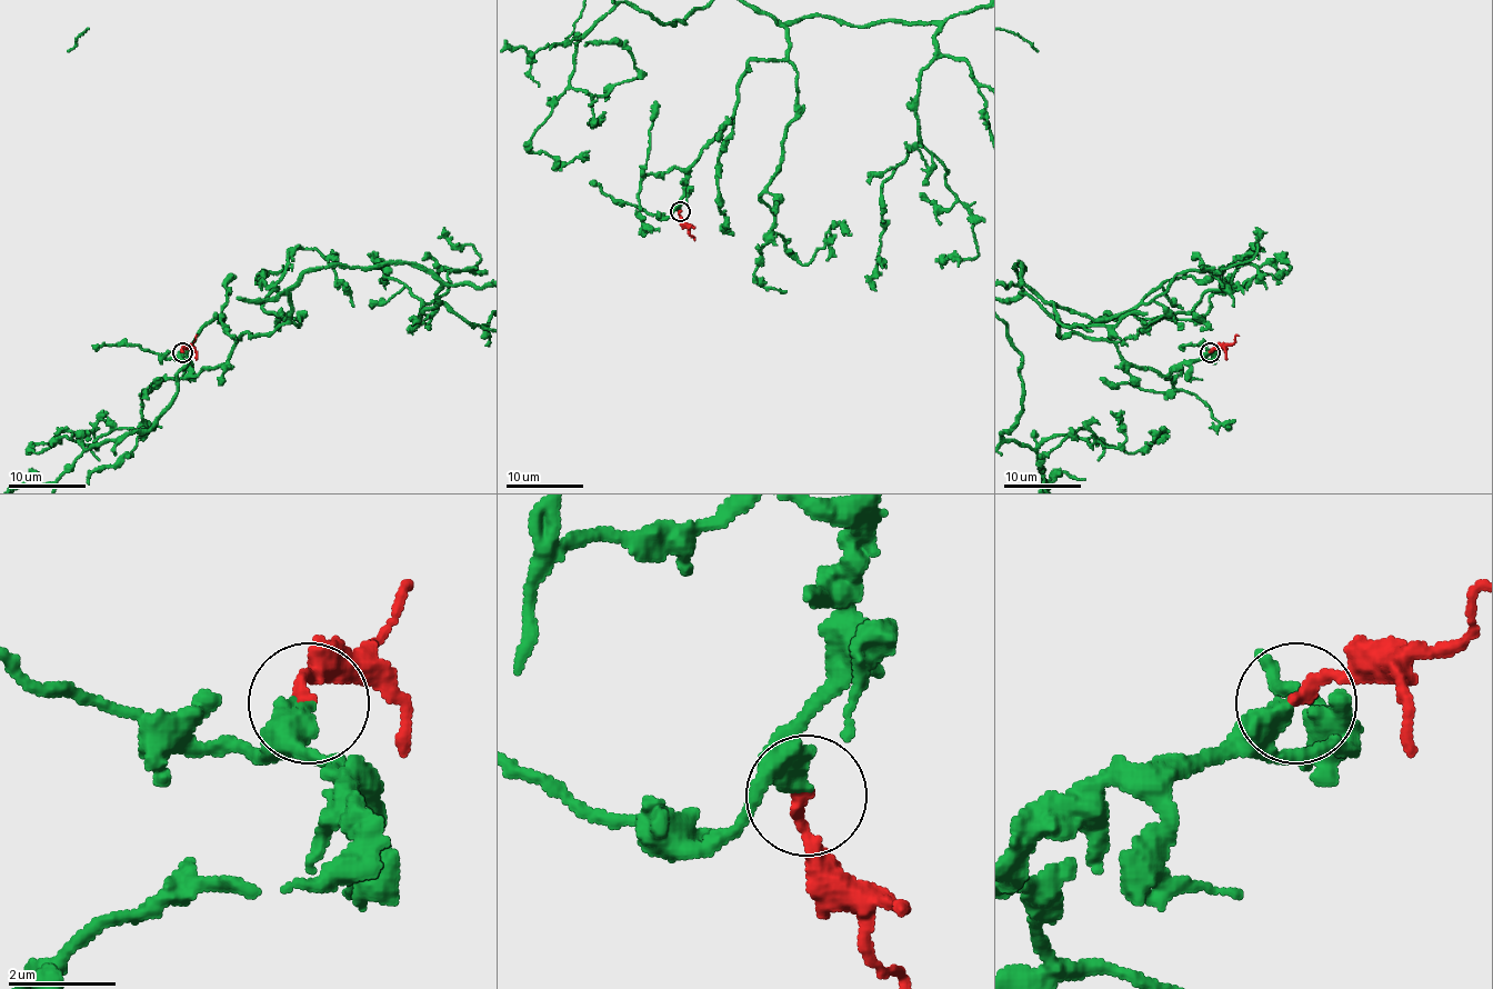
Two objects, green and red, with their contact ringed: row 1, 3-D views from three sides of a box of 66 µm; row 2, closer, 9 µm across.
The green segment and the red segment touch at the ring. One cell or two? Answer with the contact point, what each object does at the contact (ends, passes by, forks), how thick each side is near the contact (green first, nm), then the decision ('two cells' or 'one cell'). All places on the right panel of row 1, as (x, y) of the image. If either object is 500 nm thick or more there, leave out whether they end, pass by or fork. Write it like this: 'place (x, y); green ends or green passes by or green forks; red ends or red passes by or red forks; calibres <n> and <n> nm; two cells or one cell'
place (1210, 352); calibres 500 and 240 nm; one cell

